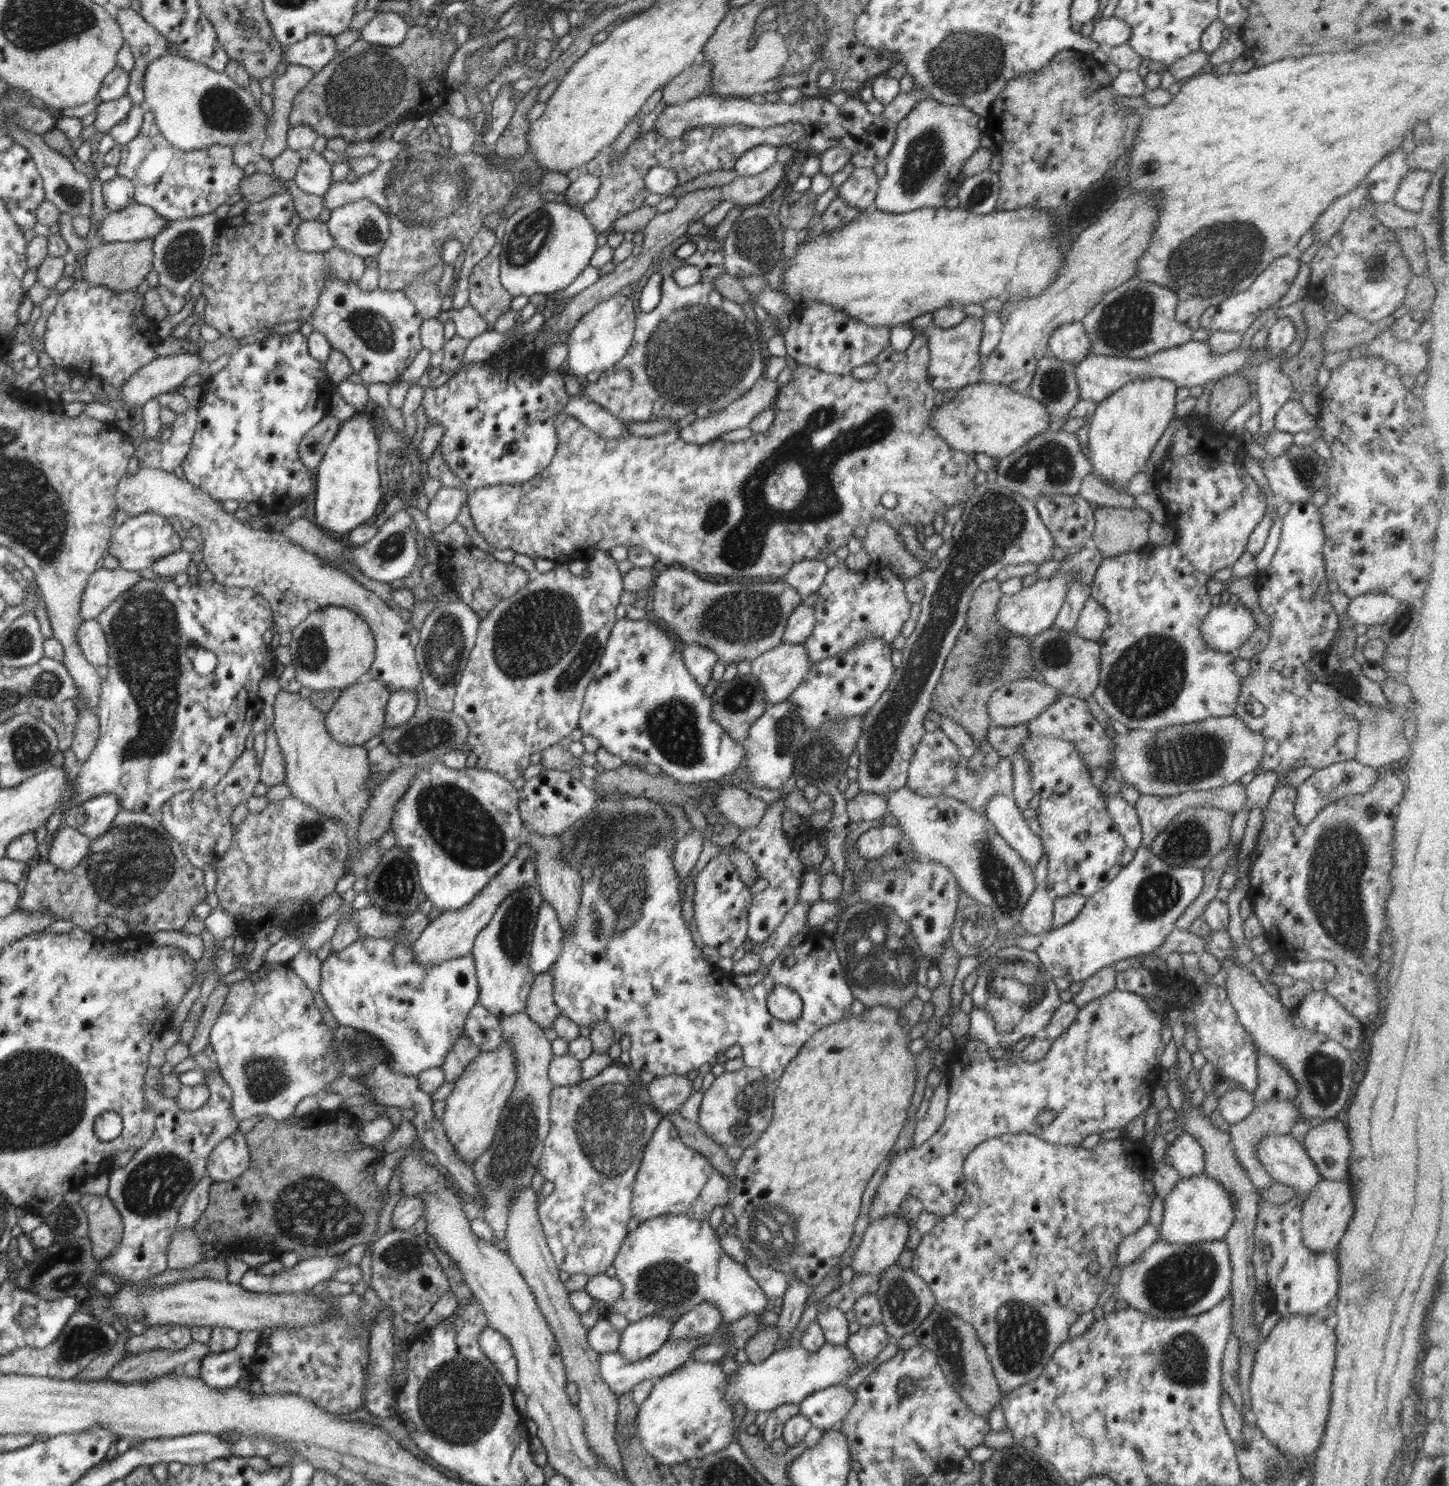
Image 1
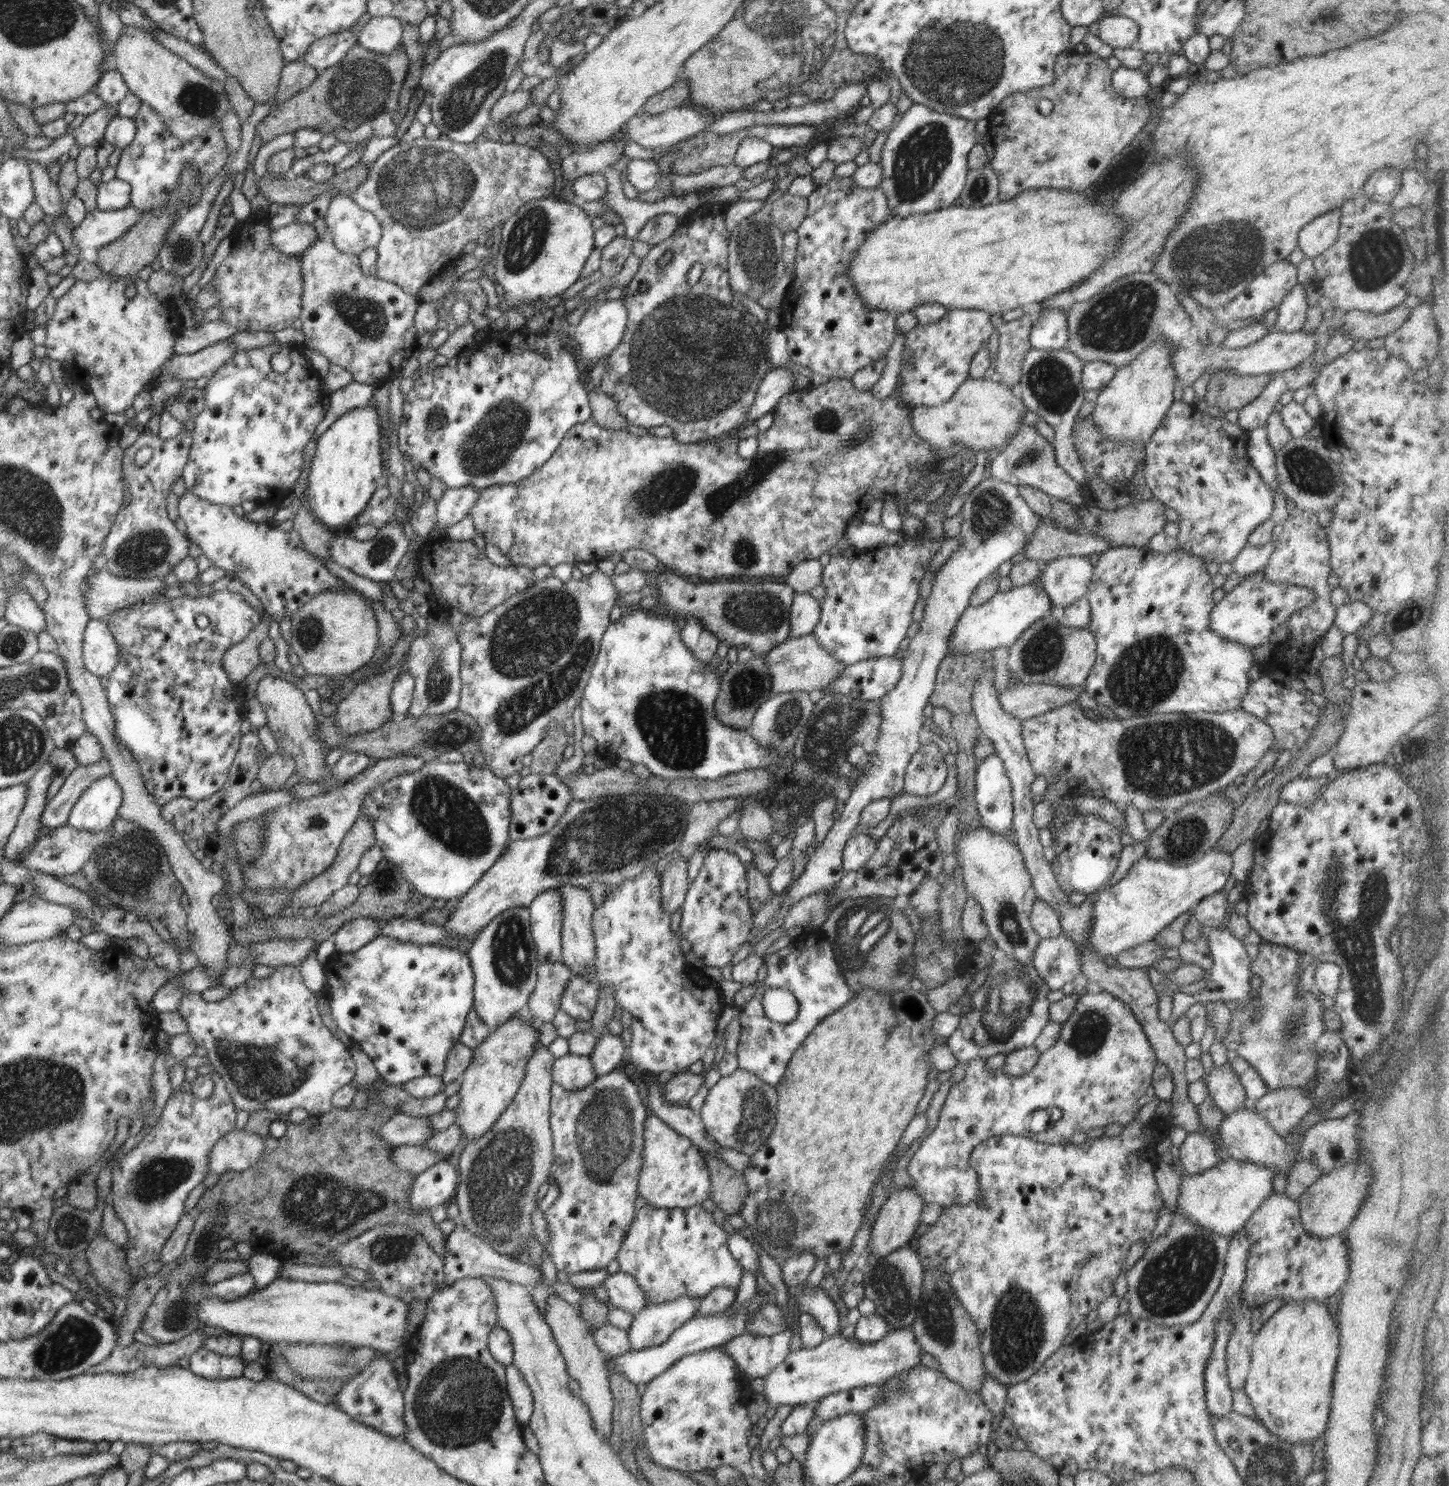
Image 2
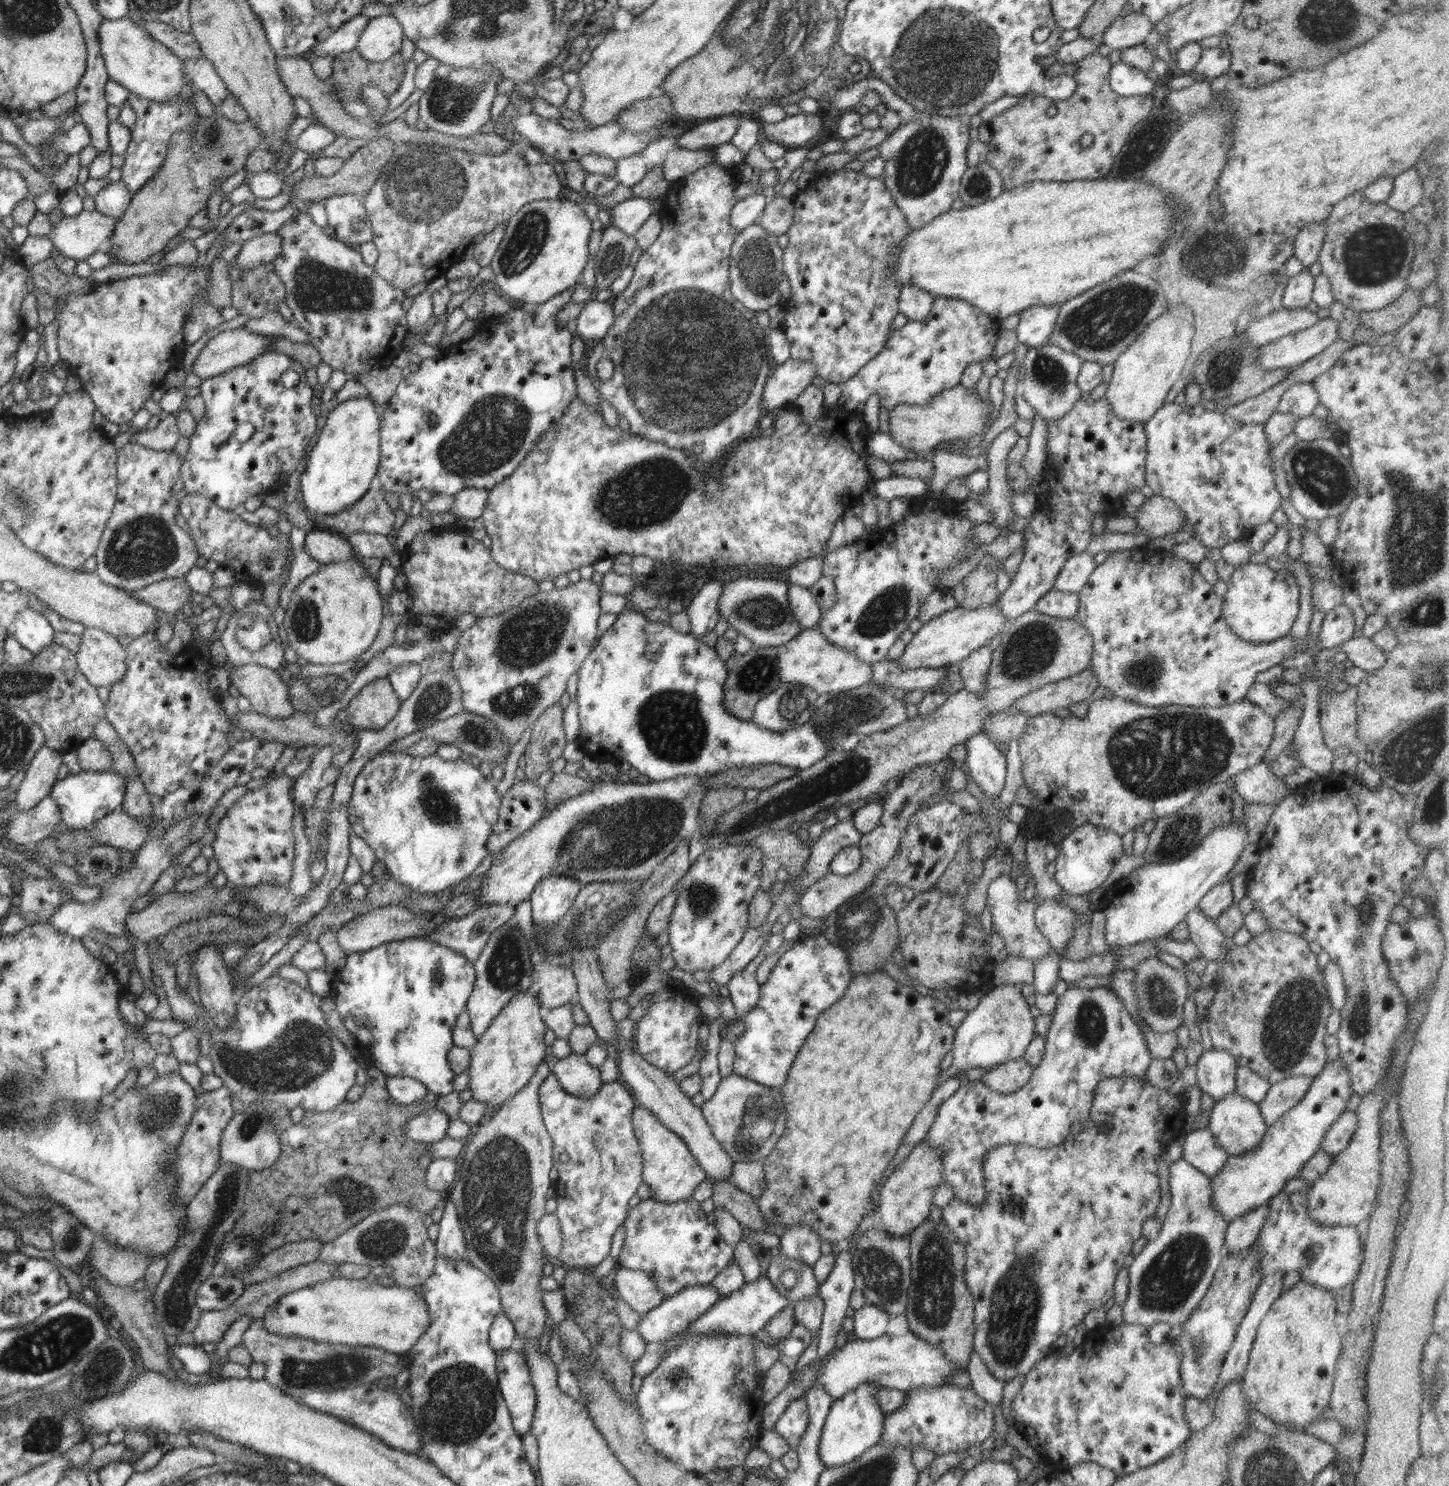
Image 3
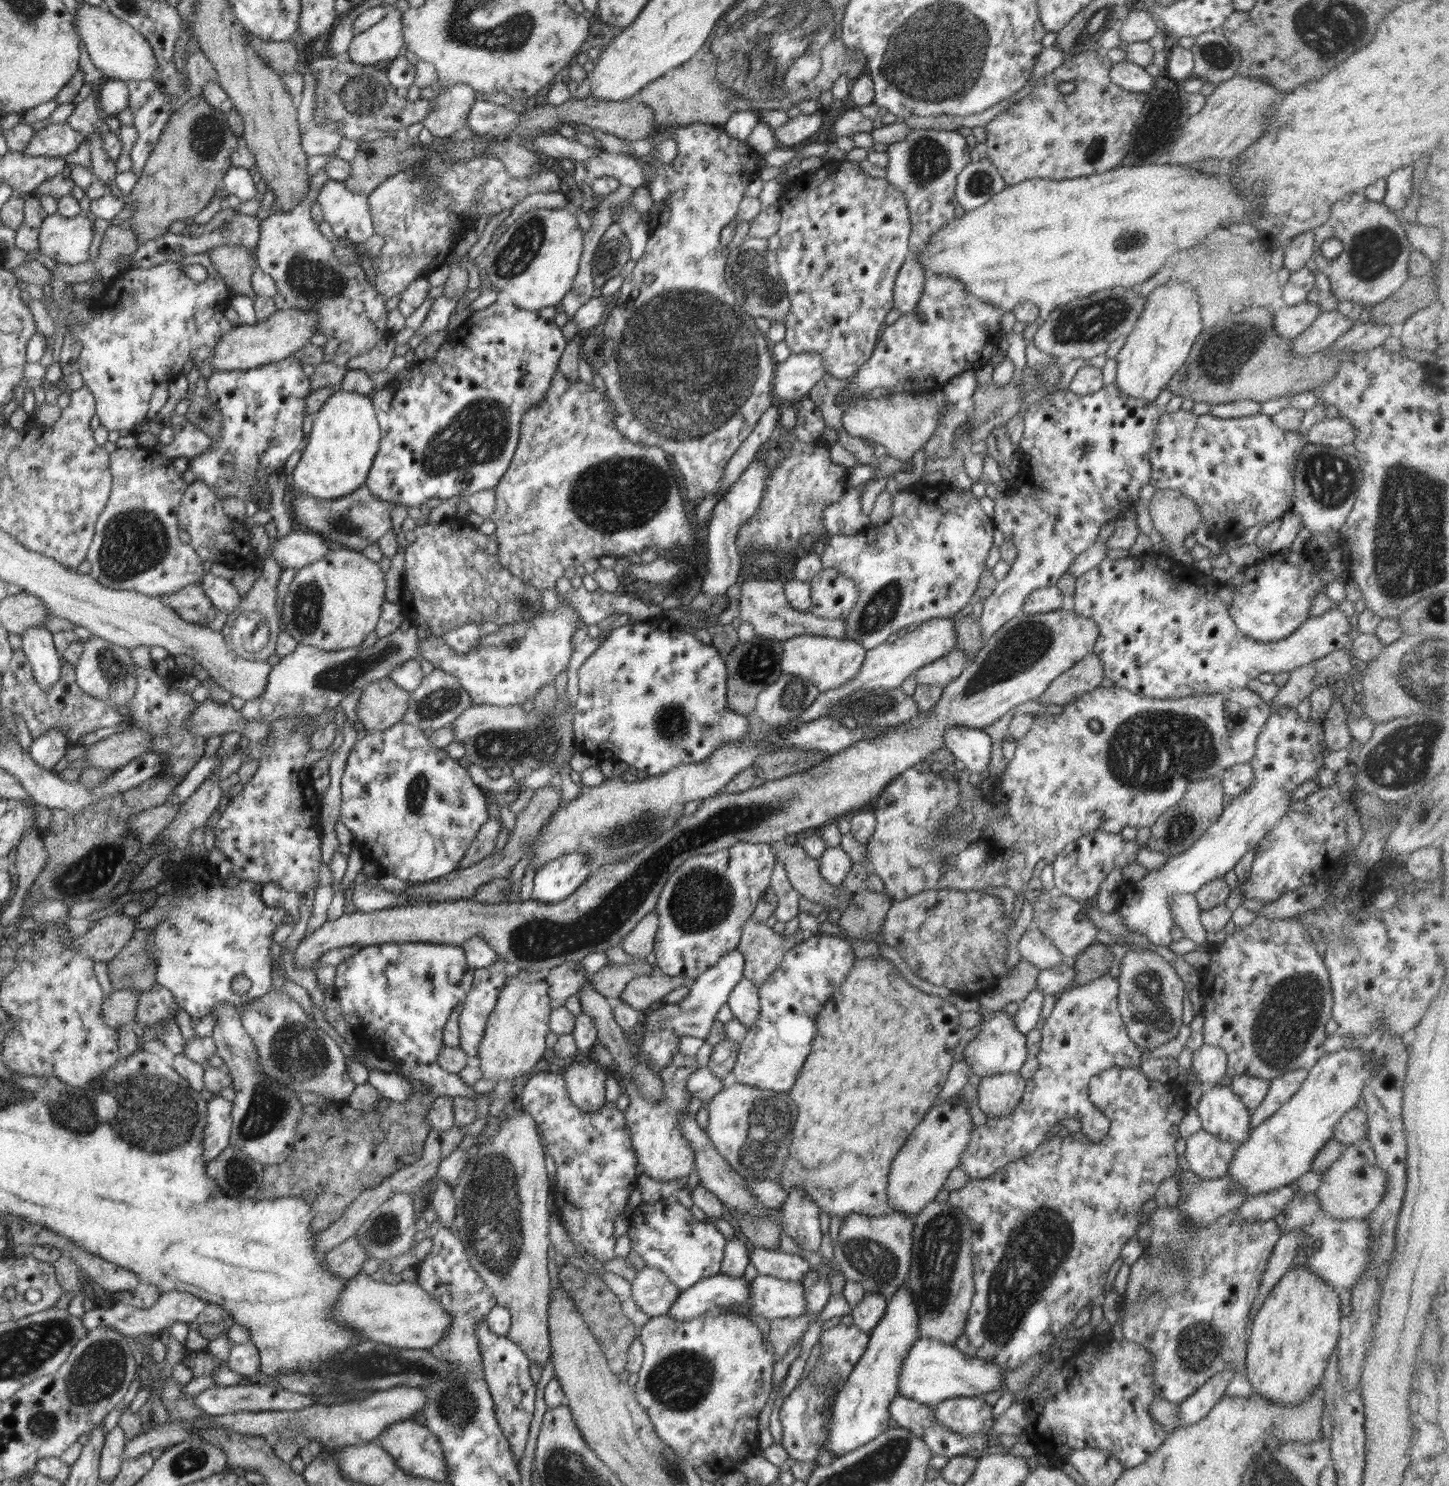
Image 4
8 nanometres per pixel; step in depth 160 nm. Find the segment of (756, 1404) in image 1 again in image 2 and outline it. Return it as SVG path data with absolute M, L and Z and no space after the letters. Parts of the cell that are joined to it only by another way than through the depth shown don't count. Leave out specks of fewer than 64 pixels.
M910 1328L894 1329L873 1343L863 1343L856 1338L844 1338L841 1334L825 1337L814 1348L802 1347L792 1350L772 1372L764 1378L764 1392L756 1397L766 1406L778 1408L783 1404L813 1405L821 1398L834 1393L860 1388L861 1386L880 1385L894 1378L897 1374L910 1370L920 1364L921 1346L916 1342L915 1334Z

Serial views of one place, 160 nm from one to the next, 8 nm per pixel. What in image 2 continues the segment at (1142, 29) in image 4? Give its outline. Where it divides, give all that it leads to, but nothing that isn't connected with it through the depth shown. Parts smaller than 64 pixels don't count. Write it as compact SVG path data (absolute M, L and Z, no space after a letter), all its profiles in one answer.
M1108 11L1098 23L1098 38L1113 50L1137 48L1139 26L1131 18Z

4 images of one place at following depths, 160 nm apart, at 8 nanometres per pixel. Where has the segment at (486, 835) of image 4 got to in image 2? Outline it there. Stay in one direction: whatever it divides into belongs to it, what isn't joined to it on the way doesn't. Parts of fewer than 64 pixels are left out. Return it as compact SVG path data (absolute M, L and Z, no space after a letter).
M530 773L520 779L518 786L511 790L510 808L512 822L509 826L509 840L535 837L548 832L566 812L568 803L572 801L569 788L559 779L550 774Z

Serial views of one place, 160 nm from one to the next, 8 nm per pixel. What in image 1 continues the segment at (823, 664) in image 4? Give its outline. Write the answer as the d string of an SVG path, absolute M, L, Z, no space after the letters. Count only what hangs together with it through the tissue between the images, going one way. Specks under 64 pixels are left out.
M784 641L751 662L752 675L764 687L768 705L788 699L804 682L812 666L803 644Z

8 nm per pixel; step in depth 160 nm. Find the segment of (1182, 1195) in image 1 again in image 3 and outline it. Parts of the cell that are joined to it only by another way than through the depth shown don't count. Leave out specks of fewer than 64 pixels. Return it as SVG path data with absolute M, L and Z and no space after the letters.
M1341 1060L1327 1061L1320 1074L1313 1078L1308 1094L1268 1126L1260 1146L1243 1155L1230 1155L1217 1175L1212 1177L1213 1207L1230 1222L1249 1210L1267 1205L1318 1152L1328 1129L1345 1111L1352 1094L1347 1065Z

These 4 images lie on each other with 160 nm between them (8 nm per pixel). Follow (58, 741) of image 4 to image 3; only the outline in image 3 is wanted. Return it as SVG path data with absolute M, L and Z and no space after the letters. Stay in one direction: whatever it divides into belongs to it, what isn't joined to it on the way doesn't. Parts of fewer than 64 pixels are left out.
M46 745L40 746L15 792L13 806L16 810L28 812L49 795L51 786L57 781L58 768L62 762L63 755L59 751Z

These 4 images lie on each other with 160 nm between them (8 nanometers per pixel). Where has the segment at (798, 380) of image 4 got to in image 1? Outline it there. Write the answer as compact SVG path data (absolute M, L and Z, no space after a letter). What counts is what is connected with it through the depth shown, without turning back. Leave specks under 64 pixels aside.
M762 376L739 400L712 412L706 418L697 418L685 428L677 431L679 437L689 443L702 444L710 439L719 438L724 432L746 428L760 412L771 407L779 389L776 381Z

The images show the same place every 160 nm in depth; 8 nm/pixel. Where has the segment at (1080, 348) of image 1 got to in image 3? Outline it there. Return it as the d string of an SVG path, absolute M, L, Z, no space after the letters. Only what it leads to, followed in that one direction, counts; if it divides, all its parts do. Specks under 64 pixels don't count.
M1034 305L1019 312L1020 321L1015 331L1017 341L1029 347L1049 345L1060 306Z

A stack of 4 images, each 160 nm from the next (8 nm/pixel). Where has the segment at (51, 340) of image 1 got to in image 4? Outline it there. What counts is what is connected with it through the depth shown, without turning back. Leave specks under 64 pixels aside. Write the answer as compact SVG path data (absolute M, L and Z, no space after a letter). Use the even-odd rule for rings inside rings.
M205 253L188 255L181 262L128 269L108 280L100 310L84 325L74 325L74 316L65 331L81 345L79 373L94 395L100 424L109 431L128 433L147 419L152 391L160 382L169 383L191 366L210 378L214 349L234 326L224 316L233 296ZM188 264L204 266L207 278L200 283L190 279L182 270Z

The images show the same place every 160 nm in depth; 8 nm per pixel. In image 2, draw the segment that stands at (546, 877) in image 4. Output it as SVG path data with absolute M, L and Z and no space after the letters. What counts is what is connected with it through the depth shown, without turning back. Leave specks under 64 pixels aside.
M558 889L538 894L529 904L531 937L540 963L561 960L563 906Z

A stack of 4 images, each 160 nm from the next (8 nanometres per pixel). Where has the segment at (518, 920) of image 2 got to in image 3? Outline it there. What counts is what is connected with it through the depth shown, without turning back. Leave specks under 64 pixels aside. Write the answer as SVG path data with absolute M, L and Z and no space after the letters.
M514 918L506 921L502 926L491 932L480 956L473 962L475 968L475 983L473 991L466 1003L466 1010L470 1016L472 1033L476 1039L480 1039L488 1026L494 1022L497 1014L504 1010L512 997L517 994L530 991L536 994L528 970L534 963L532 961L532 950L524 932L516 923Z

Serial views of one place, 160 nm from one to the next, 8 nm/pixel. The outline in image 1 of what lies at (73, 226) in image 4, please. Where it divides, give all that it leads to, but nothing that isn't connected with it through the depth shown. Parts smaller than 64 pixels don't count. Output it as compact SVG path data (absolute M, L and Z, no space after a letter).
M132 203L119 211L110 211L102 217L97 236L106 243L150 239L171 223L148 206Z

